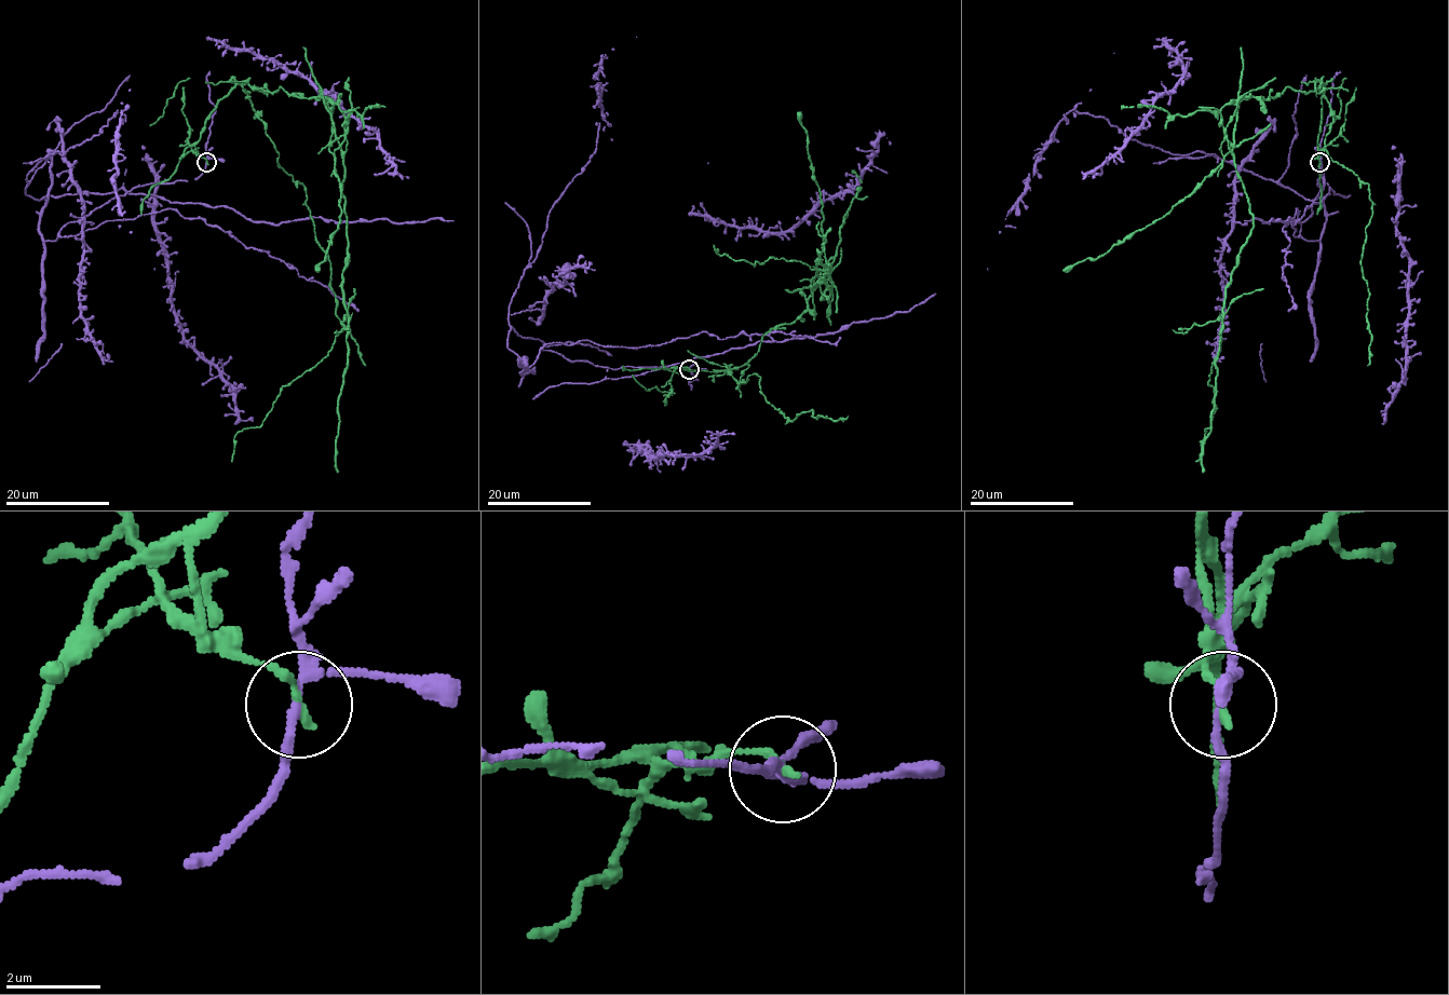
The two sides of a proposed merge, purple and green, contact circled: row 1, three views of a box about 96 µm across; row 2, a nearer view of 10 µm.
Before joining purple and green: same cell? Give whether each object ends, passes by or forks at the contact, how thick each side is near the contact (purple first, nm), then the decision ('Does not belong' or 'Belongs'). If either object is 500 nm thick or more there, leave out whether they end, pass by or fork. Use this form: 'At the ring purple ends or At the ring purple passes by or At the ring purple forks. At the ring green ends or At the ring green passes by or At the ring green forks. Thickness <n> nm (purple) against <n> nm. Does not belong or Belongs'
At the ring purple forks. At the ring green ends. Thickness 140 nm (purple) against 190 nm. Does not belong

